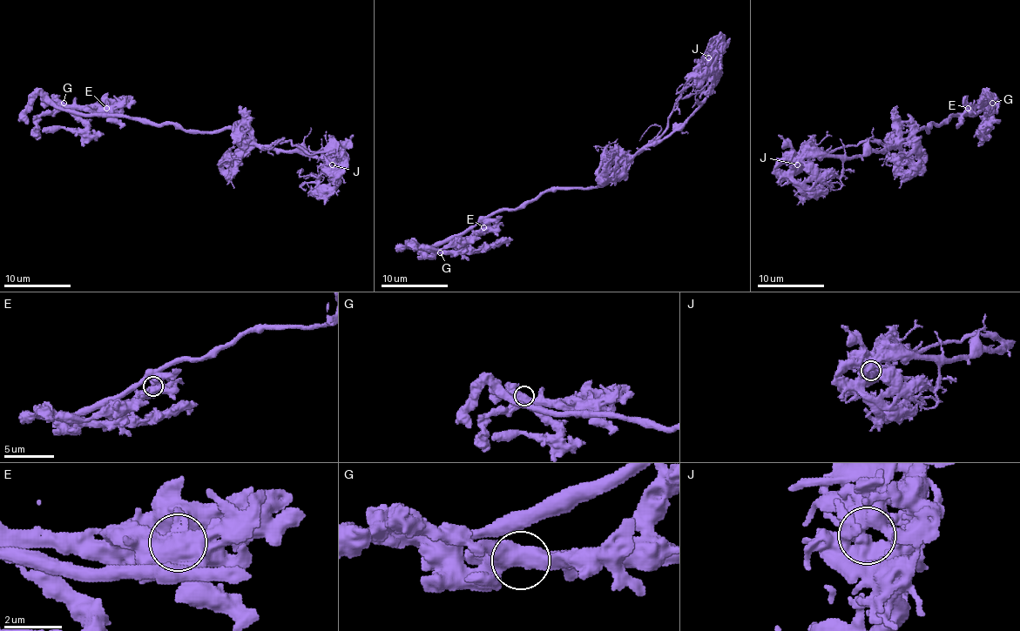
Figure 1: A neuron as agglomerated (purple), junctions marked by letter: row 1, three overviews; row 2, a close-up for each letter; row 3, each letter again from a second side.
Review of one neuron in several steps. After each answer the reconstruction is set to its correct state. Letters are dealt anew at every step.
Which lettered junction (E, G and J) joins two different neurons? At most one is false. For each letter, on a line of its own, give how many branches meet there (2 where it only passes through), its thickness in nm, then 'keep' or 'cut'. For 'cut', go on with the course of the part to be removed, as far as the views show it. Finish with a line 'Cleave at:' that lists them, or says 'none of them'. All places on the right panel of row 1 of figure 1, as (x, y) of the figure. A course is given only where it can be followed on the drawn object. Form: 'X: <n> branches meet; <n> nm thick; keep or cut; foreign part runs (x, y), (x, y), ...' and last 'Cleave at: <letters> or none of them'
E: 3 branches meet; 500 nm thick; keep
G: 3 branches meet; 500 nm thick; keep
J: 3 branches meet; 550 nm thick; cut; foreign part runs (798, 164), (804, 152), (826, 154), (869, 141), (895, 144), (906, 123), (914, 141), (913, 163), (879, 159)
Cleave at: J

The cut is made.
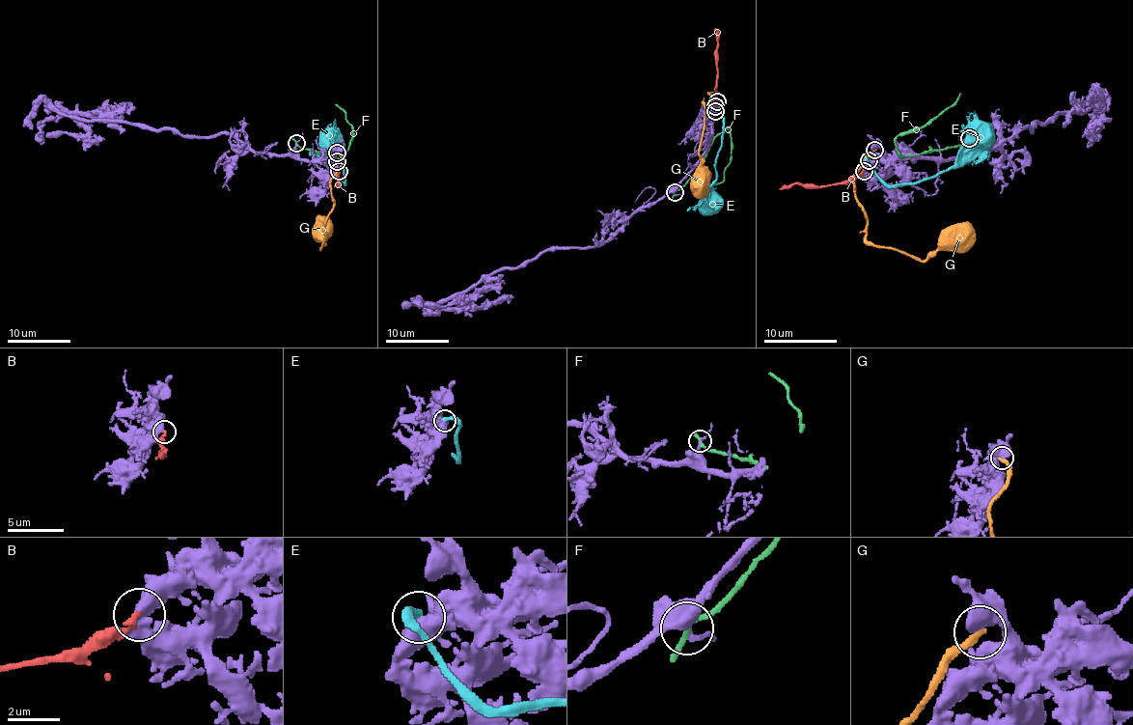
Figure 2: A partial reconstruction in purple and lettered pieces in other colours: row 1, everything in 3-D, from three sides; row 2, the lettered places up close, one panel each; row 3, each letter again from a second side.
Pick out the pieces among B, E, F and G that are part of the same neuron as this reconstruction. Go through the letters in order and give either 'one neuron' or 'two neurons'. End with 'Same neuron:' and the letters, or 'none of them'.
B: one neuron
E: two neurons
F: two neurons
G: two neurons
Same neuron: B

